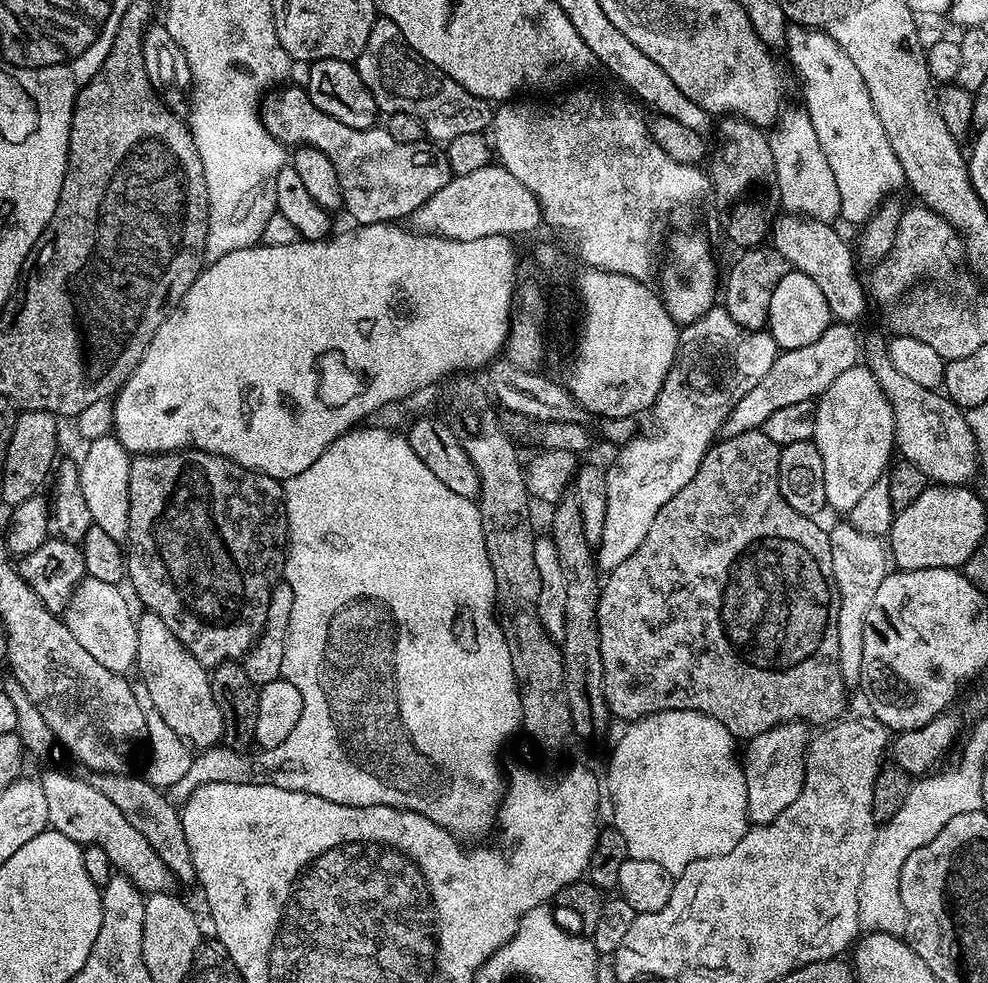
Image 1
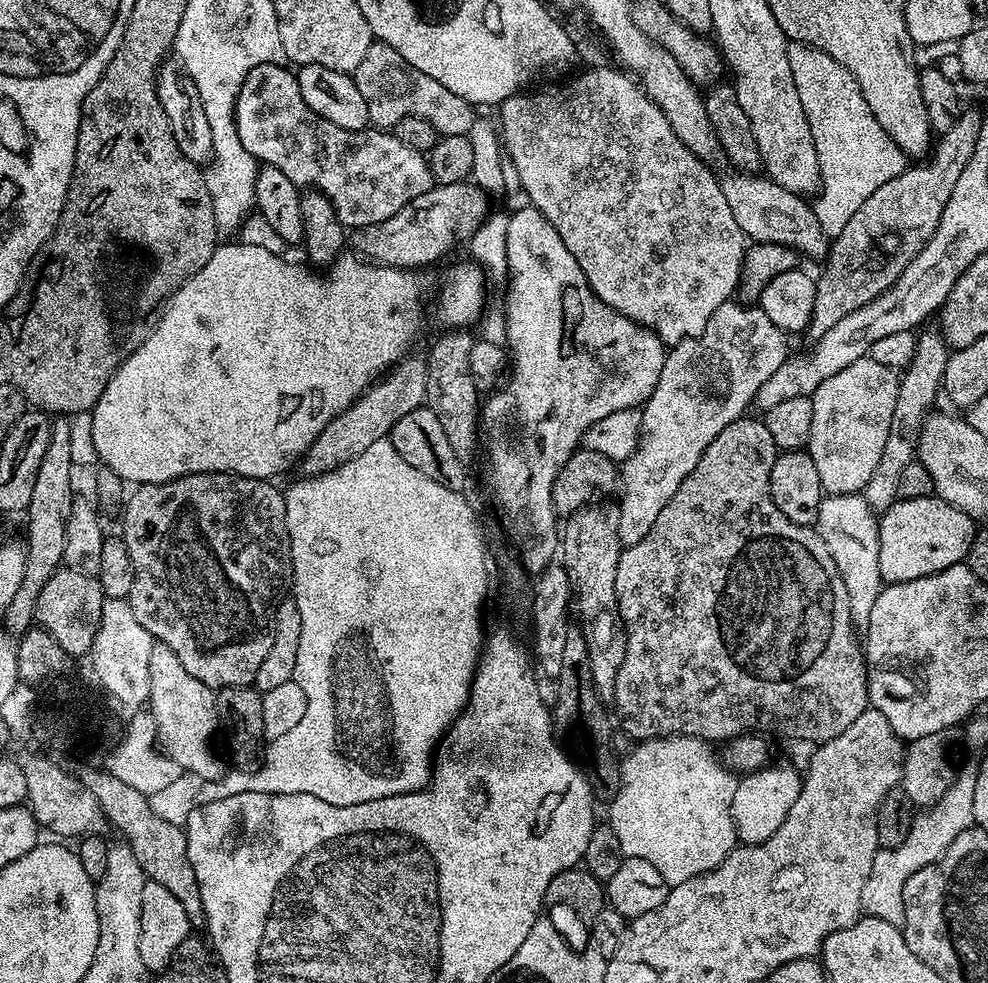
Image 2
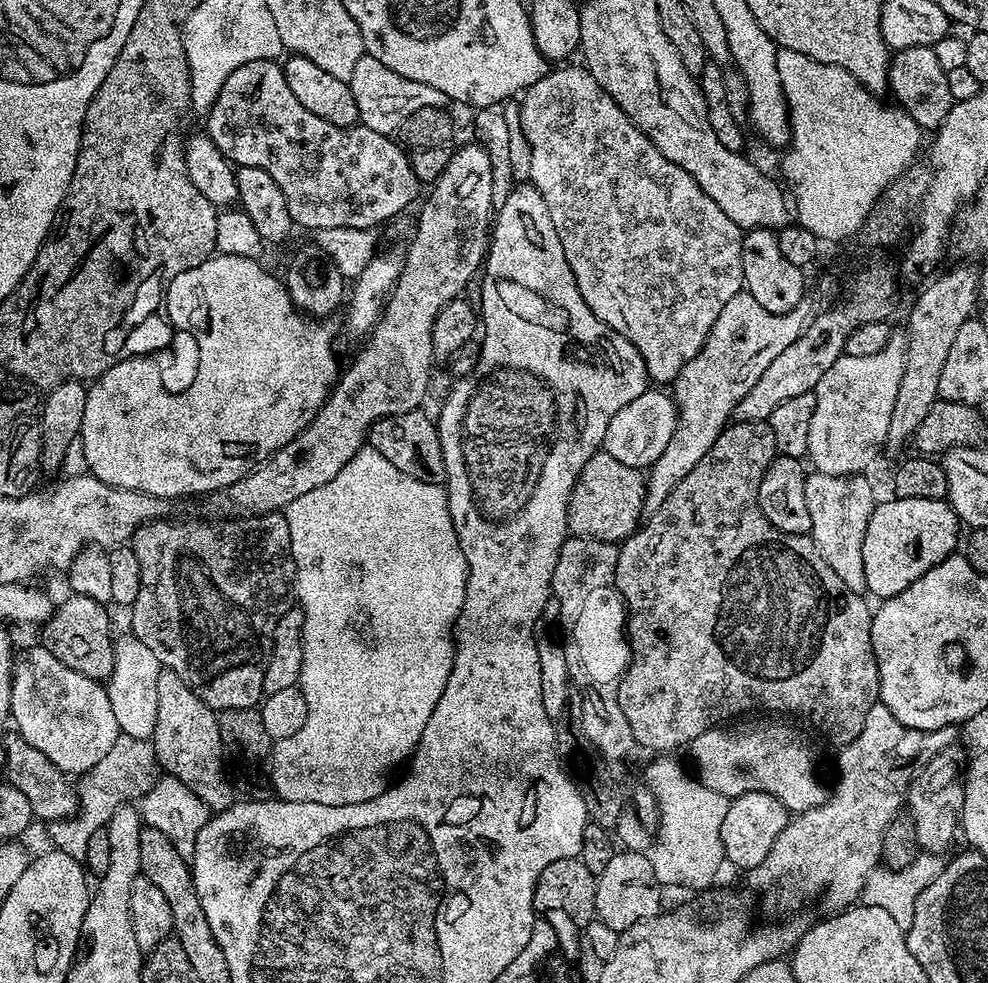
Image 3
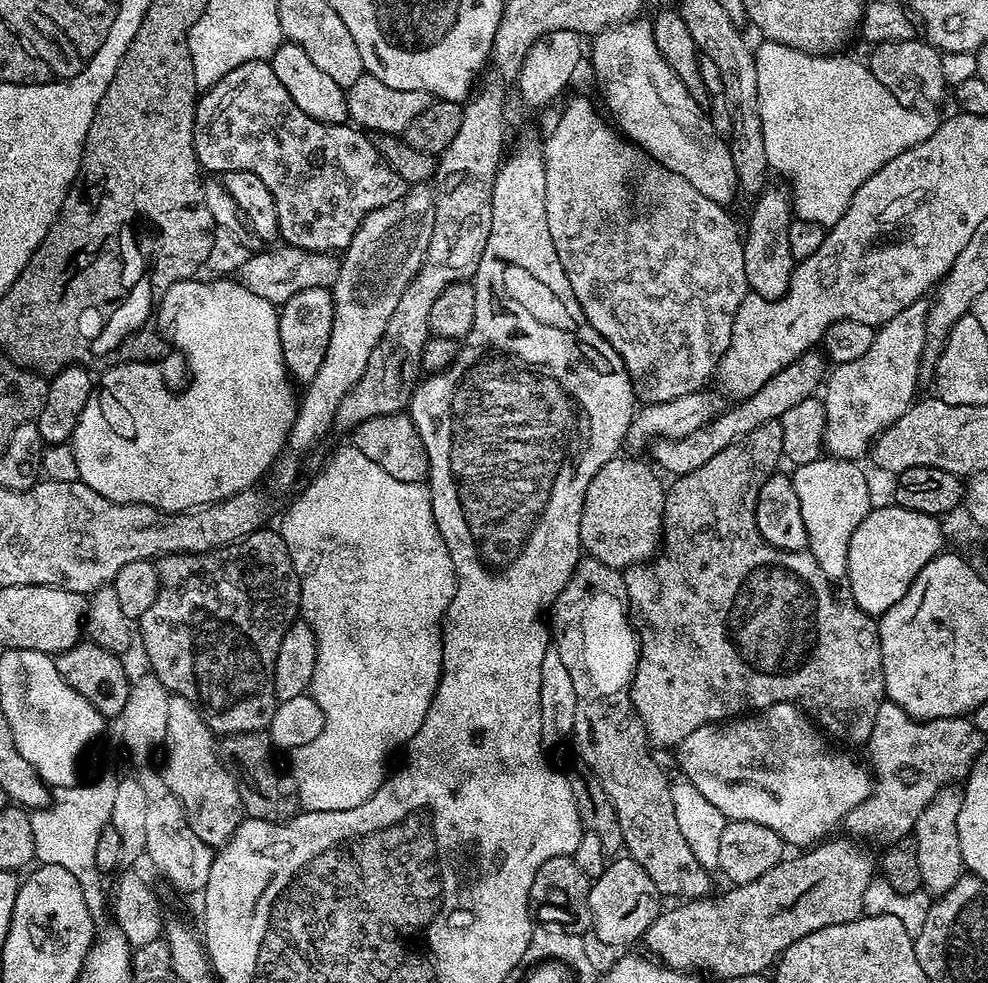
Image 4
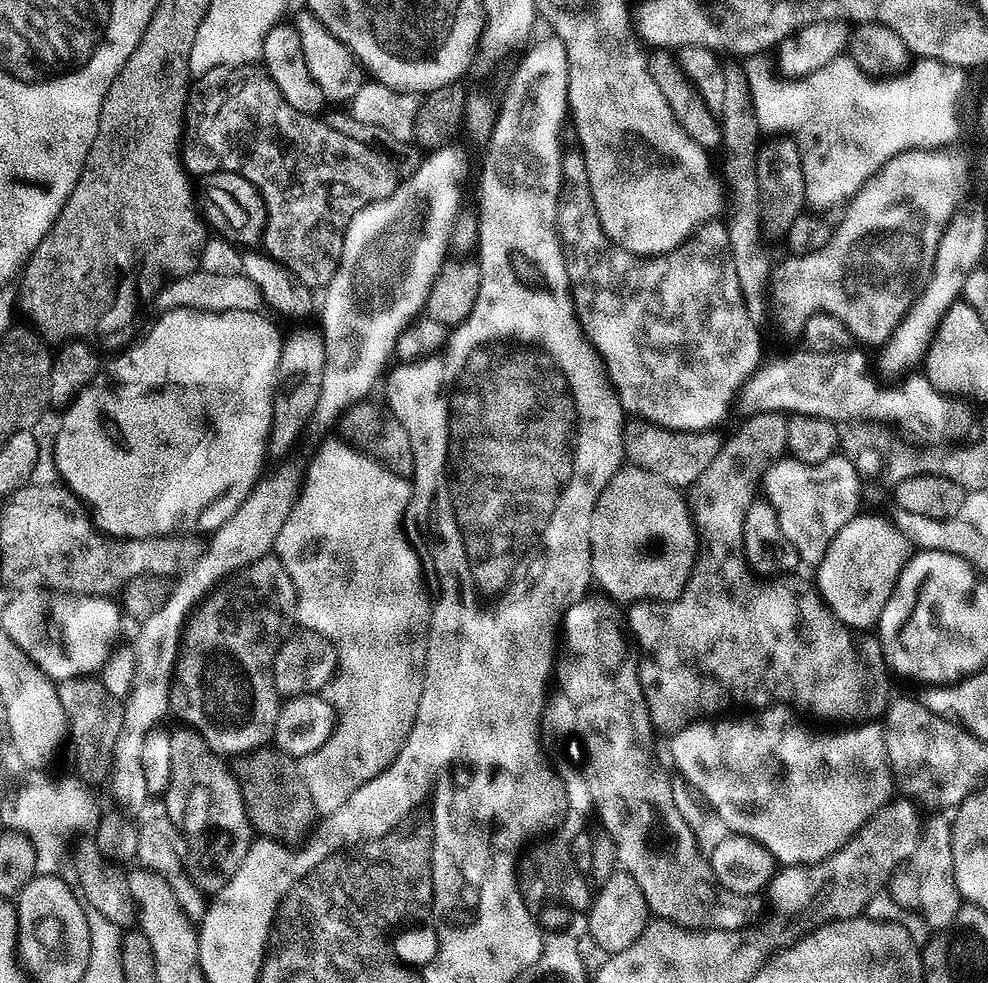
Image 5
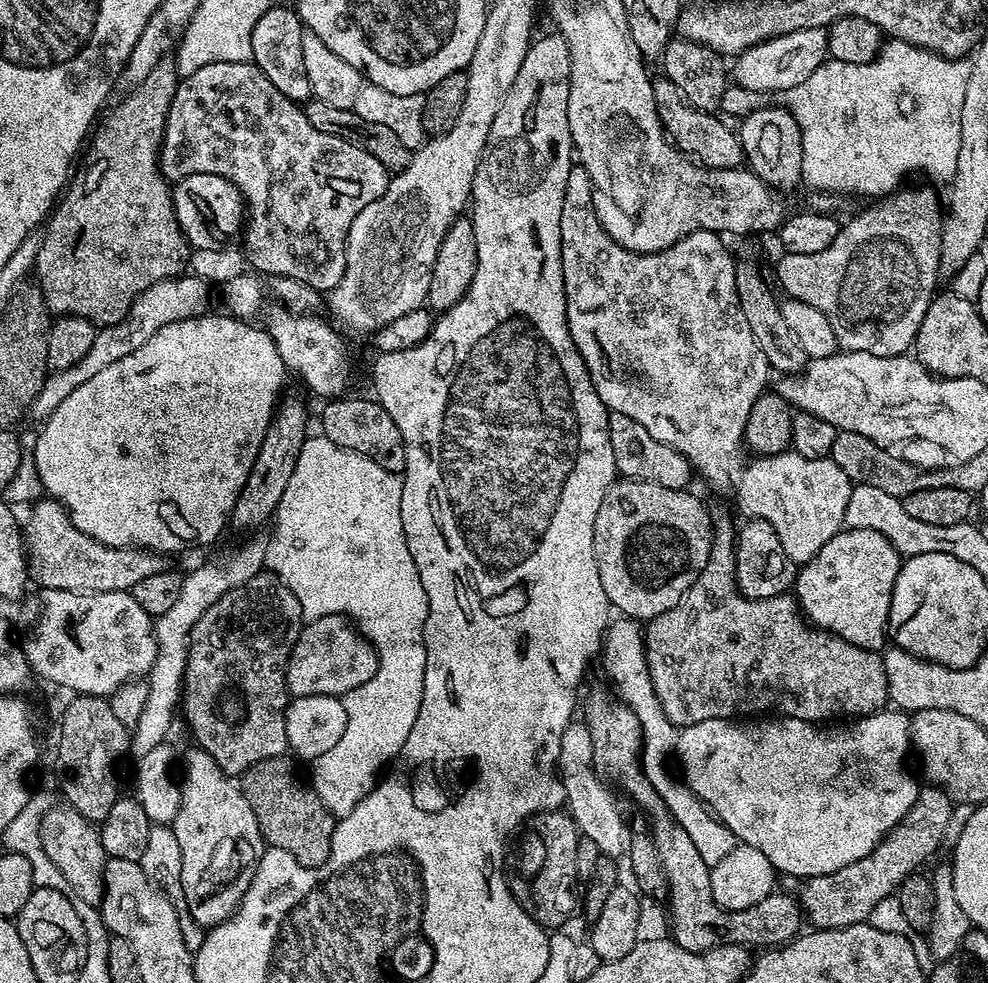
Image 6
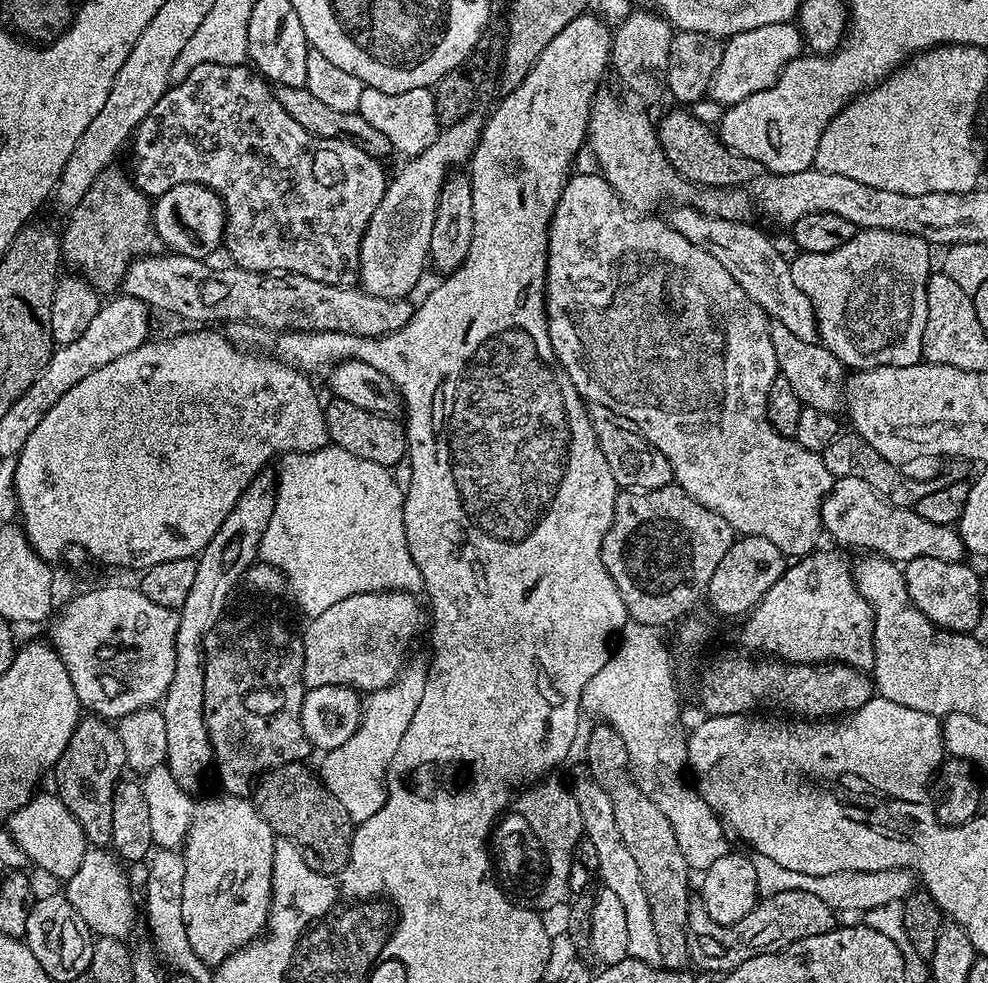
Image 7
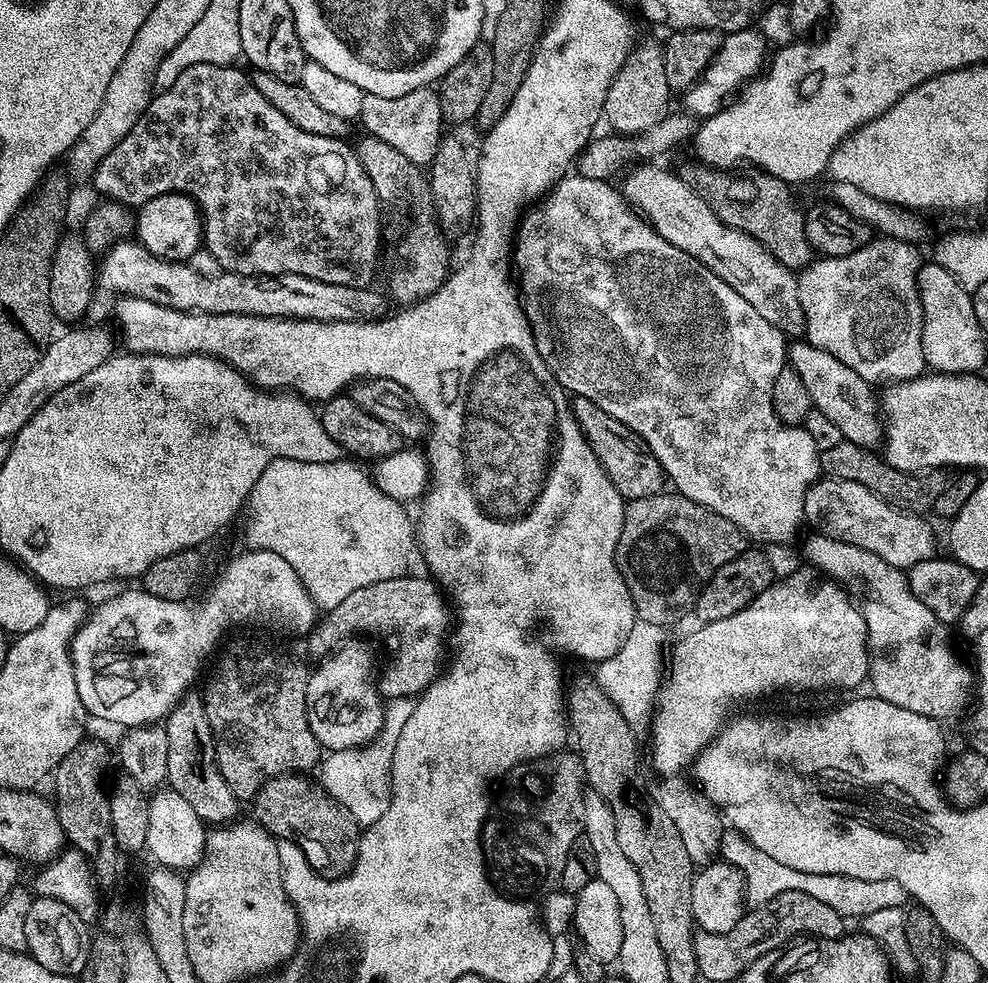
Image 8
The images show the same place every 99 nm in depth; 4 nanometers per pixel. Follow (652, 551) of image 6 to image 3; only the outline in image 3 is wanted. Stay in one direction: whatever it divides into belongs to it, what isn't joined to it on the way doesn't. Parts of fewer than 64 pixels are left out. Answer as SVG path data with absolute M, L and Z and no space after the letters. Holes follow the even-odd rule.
M598 451L586 462L568 503L568 530L587 540L619 545L642 523L646 476L641 469L622 466L606 451Z

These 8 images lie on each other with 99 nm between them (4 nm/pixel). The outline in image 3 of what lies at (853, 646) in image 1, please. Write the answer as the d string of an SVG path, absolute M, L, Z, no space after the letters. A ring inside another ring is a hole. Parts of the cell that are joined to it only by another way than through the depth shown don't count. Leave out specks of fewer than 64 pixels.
M813 471L806 478L806 510L810 510L811 537L822 554L826 566L838 574L842 586L850 592L863 593L866 589L866 566L863 565L863 542L870 514L878 497L872 493L873 481L864 474L835 476Z

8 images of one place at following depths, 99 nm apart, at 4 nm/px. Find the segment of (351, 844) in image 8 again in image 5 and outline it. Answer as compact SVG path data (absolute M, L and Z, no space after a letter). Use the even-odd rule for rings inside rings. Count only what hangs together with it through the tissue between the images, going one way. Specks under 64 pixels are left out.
M275 746L255 748L252 752L243 752L235 757L231 761L230 771L238 782L238 790L242 790L242 802L246 806L248 820L261 837L293 842L313 827L318 813L293 757Z

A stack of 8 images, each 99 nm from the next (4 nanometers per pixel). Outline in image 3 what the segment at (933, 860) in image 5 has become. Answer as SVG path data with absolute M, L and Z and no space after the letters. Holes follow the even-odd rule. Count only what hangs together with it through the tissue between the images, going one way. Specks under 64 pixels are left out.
M955 743L934 754L934 758L917 771L908 788L906 812L914 822L916 837L925 853L944 854L955 842L956 836L958 840L960 812L964 809L966 756L964 760L963 750L959 743Z

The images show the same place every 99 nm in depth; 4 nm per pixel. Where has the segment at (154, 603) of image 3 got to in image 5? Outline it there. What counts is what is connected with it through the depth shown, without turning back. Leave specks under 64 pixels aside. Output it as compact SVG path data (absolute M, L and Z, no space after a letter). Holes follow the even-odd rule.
M276 555L245 565L231 580L236 589L224 608L212 608L208 616L188 617L174 673L181 721L196 729L221 758L238 757L272 740L282 703L274 686L272 660L285 638L292 635L296 618L294 582Z

